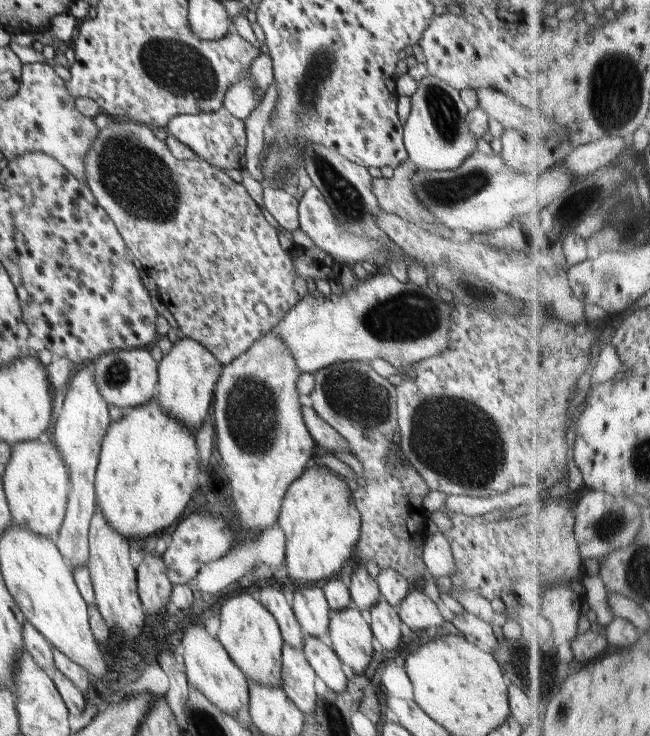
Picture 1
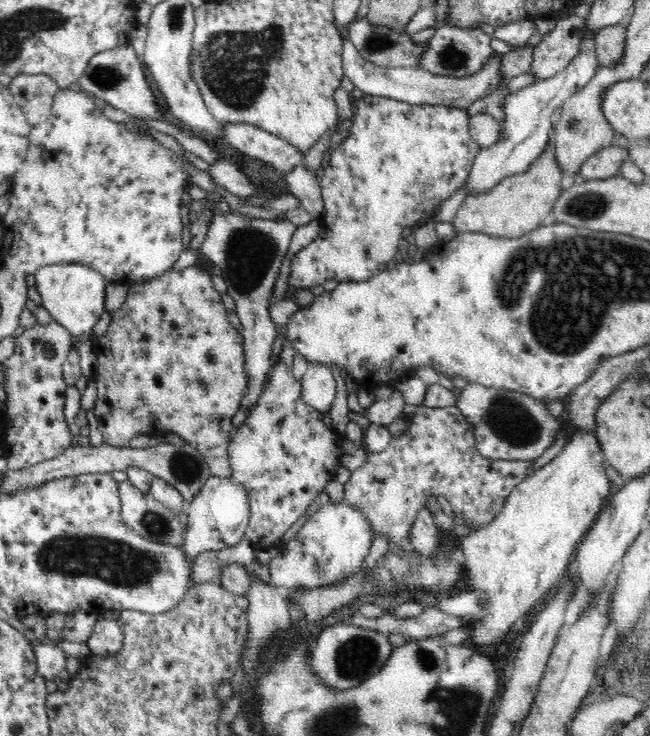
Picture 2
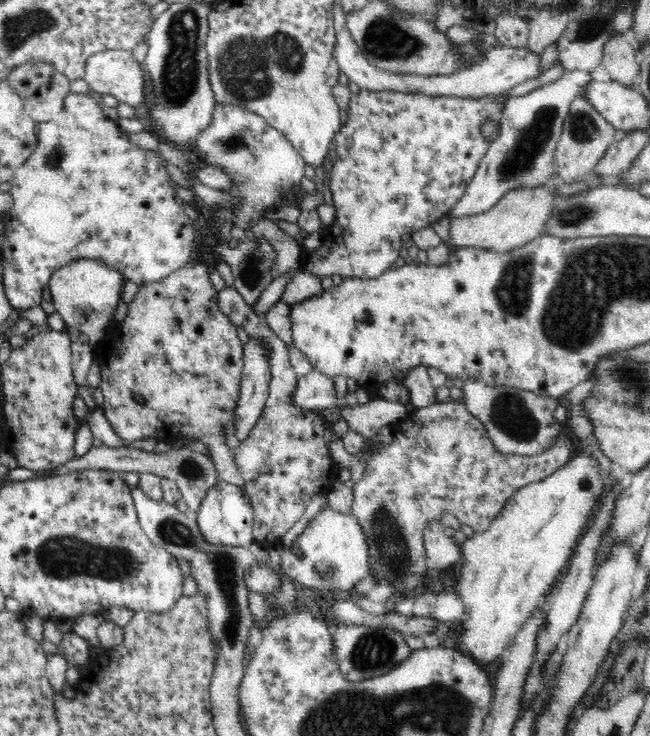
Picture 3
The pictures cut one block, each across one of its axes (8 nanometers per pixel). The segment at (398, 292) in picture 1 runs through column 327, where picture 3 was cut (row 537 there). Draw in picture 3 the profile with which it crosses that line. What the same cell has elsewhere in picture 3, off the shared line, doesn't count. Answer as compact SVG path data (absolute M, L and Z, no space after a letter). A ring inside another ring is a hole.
M329 505L326 506L323 510L321 510L304 528L303 532L294 540L292 544L292 548L296 548L296 552L291 552L290 550L284 551L280 556L280 565L282 567L282 572L286 577L290 577L293 583L303 584L303 586L307 586L310 589L322 590L326 588L326 590L349 590L356 582L360 582L364 578L366 578L370 573L370 557L368 554L368 543L366 543L366 533L362 530L362 526L358 523L358 519L353 514L338 512L332 509Z

